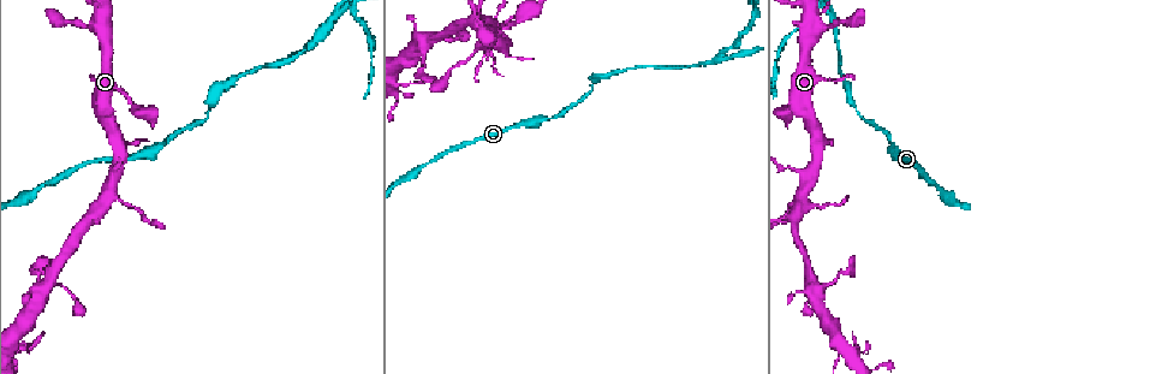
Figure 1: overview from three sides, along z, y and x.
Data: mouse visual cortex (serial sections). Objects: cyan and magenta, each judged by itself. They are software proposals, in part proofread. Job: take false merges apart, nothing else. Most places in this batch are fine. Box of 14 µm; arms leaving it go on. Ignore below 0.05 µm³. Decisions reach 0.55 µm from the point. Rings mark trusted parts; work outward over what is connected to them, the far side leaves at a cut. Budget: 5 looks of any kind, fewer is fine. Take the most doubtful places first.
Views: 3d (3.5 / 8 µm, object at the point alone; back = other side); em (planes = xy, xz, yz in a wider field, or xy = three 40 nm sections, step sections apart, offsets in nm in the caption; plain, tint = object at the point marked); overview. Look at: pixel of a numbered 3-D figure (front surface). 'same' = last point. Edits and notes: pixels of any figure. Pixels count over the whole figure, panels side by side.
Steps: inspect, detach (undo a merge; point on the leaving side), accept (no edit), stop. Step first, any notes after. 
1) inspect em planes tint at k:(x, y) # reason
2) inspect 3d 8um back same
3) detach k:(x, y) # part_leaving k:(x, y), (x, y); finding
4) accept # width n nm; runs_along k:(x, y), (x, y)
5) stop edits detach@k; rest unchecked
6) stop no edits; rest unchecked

inspect 3d 3.5um at 1:(831, 14) # three-way junction

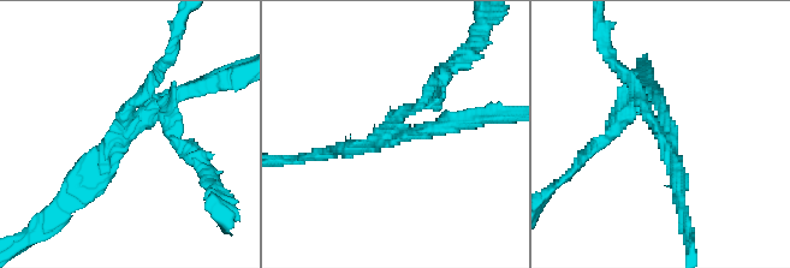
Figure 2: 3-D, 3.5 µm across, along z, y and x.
inspect em xy step 5 tint at 2:(123, 138) # arms 3; arm_widths 150, 200, 200 nm

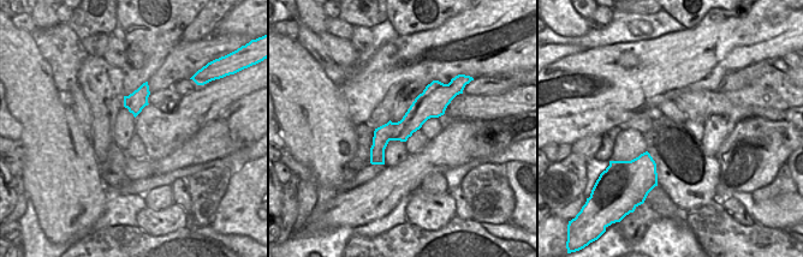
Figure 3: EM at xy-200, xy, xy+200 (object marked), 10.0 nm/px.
detach 2:(619, 112) # part_leaving 2:(655, 127), (637, 99), (598, 143); a second cell is stuck on

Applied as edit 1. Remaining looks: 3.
inspect 3d 3.5um at 1:(823, 287) # sharp bend

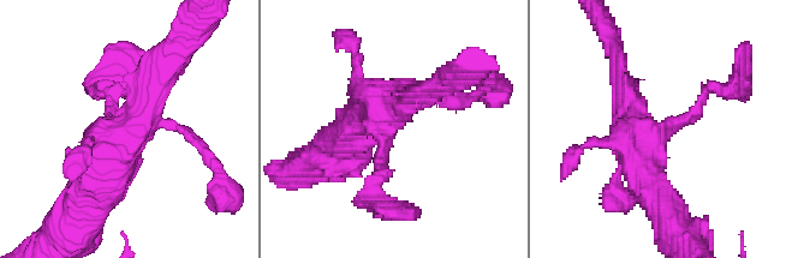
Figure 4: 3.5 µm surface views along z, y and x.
inspect em planes tint at 4:(381, 126)

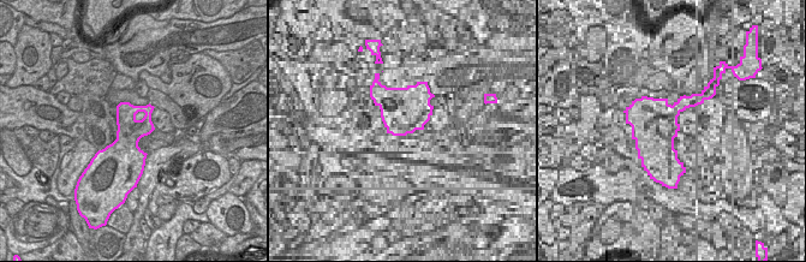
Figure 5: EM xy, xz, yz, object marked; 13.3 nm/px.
inspect em xy step 1 tint same

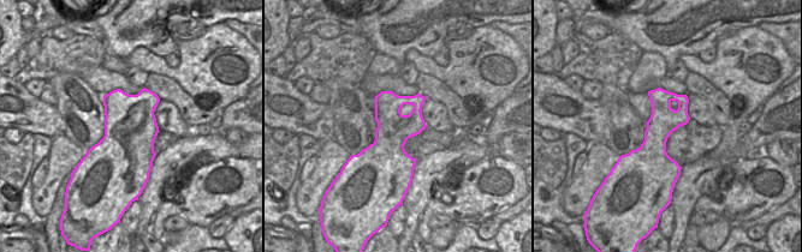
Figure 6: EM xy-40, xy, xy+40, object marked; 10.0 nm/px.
accept # runs_along 4:(159, 85), (82, 215); continuous, no second cell

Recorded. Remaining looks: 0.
stop edits detach@2; rest unchecked

